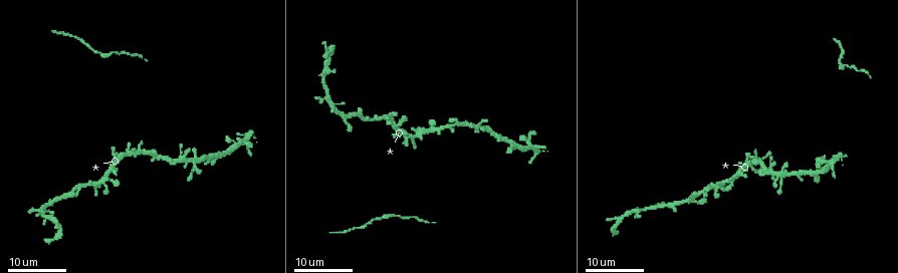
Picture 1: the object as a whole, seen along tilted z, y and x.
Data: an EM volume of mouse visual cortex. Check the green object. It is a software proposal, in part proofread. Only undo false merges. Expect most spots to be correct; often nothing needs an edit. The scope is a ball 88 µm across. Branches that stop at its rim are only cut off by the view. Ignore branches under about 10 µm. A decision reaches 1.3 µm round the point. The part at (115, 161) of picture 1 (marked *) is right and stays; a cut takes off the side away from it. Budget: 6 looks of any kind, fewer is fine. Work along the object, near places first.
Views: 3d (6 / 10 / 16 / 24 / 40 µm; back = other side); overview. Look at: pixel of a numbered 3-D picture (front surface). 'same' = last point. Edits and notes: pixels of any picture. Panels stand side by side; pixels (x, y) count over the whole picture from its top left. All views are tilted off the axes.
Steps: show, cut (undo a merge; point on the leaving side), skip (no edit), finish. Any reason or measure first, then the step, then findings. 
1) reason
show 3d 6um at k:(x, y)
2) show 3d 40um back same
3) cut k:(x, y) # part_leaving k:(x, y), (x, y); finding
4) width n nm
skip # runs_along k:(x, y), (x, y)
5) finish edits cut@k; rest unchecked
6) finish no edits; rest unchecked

sudden change in width
show 3d 16um at 1:(324, 78)

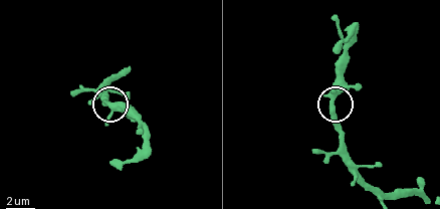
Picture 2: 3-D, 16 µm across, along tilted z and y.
show 3d 10um at 2:(330, 109)

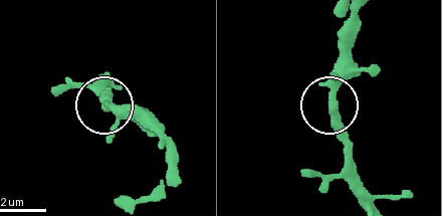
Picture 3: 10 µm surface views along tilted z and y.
show 3d 10um back at 3:(334, 102)

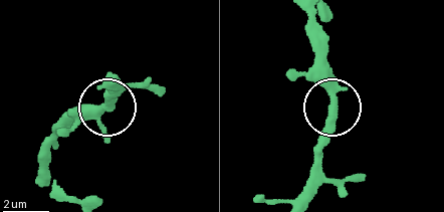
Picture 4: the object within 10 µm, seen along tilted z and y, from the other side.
skip # runs_along 4:(294, 202), (326, 119), (328, 51); continuous, no second neuron

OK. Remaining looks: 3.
arms part here
show 3d 24um at 1:(412, 138)

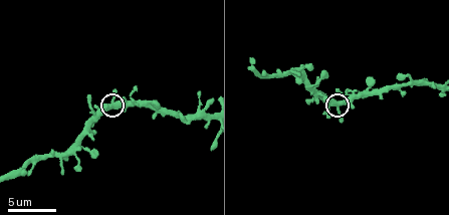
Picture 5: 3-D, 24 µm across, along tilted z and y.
show 3d 10um at 5:(339, 103)

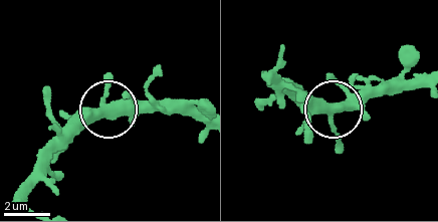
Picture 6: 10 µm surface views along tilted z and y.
width 360 nm
skip # runs_along 6:(54, 141), (72, 138), (82, 126), (115, 108), (161, 108); all the same neuron

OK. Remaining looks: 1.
finish no edits; rest unchecked

